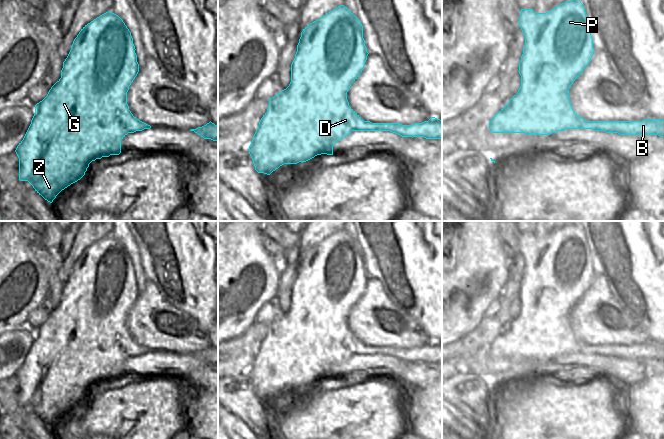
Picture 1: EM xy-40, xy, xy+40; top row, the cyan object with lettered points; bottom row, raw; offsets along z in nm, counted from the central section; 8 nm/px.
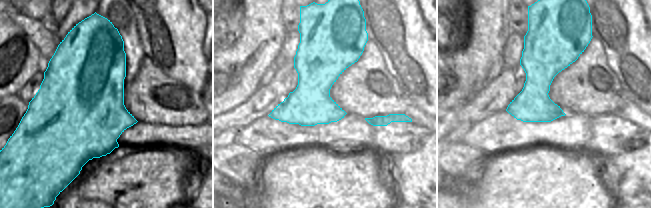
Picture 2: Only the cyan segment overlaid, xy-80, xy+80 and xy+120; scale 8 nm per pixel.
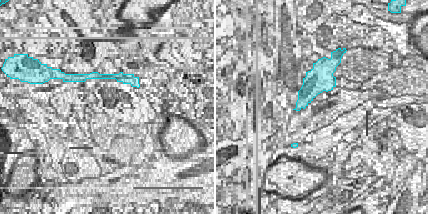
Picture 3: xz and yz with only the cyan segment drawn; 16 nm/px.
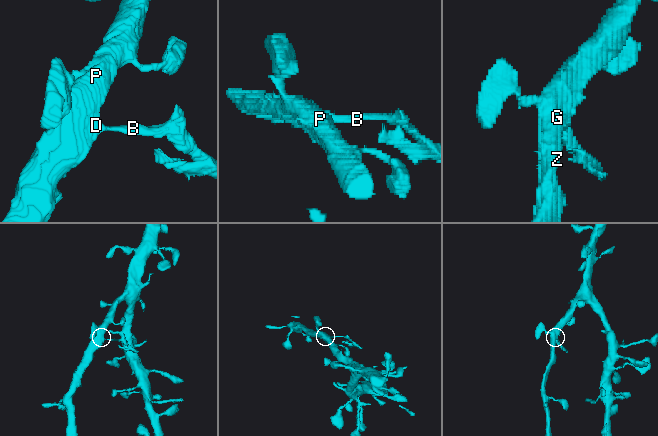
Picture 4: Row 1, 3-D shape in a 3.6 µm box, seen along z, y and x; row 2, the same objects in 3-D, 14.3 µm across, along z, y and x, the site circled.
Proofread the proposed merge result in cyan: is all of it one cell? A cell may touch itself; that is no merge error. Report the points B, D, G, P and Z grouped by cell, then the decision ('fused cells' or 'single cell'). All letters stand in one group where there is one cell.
B D G P Z | single cell

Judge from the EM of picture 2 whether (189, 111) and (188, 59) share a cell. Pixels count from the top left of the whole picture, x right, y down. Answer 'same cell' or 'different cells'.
different cells

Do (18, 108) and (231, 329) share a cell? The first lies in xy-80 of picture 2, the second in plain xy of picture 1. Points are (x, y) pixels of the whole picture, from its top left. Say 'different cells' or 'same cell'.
different cells

